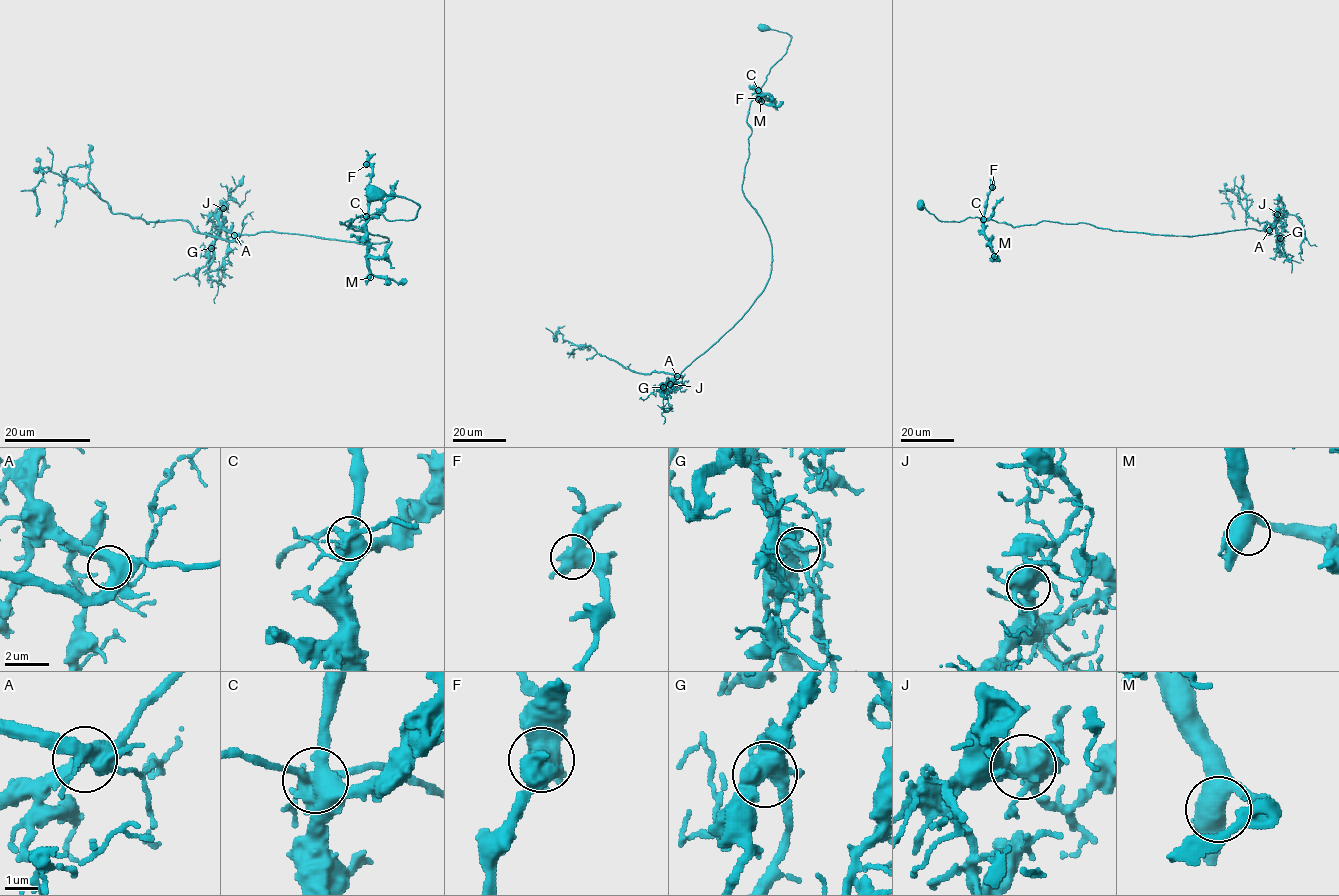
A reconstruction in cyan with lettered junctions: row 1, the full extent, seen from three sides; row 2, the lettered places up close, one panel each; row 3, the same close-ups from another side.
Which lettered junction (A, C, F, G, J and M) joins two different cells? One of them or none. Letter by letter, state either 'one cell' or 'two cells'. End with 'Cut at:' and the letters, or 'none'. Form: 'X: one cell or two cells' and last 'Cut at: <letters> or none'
A: one cell
C: two cells
F: one cell
G: one cell
J: one cell
M: one cell
Cut at: C

